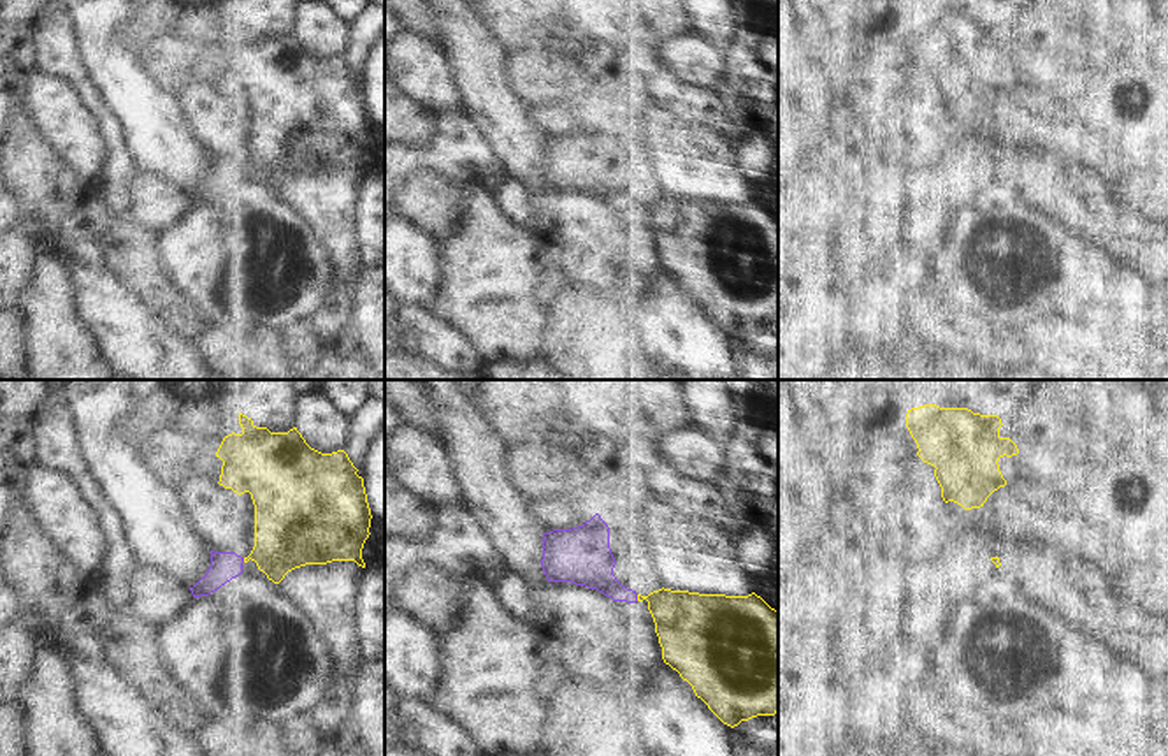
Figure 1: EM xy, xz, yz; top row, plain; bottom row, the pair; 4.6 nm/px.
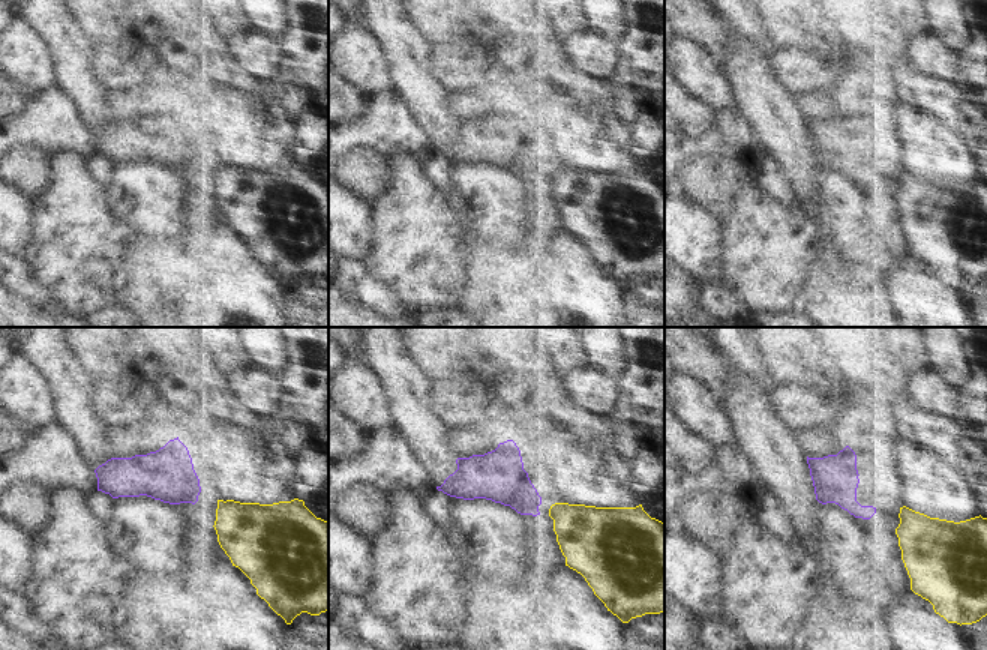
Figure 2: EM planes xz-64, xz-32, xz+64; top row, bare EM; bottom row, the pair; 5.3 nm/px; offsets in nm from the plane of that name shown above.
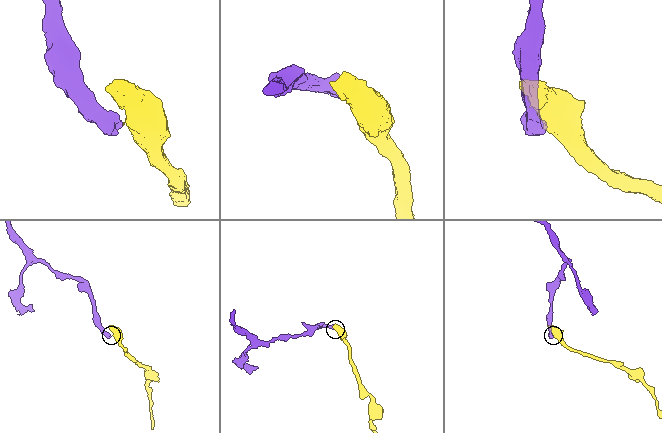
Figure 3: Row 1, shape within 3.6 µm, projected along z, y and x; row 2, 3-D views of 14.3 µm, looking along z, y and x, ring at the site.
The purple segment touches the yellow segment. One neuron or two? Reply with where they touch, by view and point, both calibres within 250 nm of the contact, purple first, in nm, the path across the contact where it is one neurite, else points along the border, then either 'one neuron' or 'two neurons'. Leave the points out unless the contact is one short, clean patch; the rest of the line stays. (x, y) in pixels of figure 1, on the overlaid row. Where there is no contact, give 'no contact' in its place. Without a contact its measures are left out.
contact xz (636, 598); calibres 190 and 280 nm; border xz (636, 595), (638, 600); two neurons

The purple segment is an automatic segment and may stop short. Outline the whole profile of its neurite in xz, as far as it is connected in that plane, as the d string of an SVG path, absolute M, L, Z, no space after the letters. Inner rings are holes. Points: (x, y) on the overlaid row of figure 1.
M618 489L602 491L599 512L583 526L544 533L541 566L548 582L597 589L613 601L636 603L639 594L648 596L662 589L648 545L648 524L636 496Z

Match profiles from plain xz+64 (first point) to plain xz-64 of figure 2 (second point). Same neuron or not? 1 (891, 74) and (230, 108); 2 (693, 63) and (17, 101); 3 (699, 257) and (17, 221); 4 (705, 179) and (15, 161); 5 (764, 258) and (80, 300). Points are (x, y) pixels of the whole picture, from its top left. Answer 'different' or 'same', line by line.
1: different
2: different
3: same
4: same
5: same

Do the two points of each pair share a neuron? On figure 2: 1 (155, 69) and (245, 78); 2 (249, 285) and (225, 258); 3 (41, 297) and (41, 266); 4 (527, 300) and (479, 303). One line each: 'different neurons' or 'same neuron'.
1: different neurons
2: same neuron
3: different neurons
4: same neuron

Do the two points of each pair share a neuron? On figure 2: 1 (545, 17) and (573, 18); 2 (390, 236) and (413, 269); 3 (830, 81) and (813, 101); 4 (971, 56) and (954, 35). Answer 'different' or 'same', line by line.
1: same
2: same
3: different
4: different

